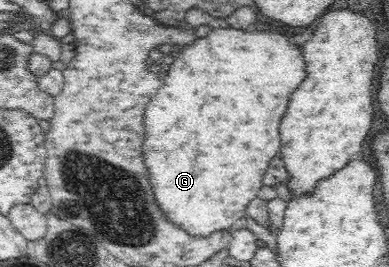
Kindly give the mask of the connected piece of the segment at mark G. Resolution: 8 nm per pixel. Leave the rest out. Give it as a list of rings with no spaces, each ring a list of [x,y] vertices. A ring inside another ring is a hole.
[[[231,27],[211,28],[209,32],[196,36],[195,40],[181,47],[181,50],[174,54],[173,63],[170,64],[169,70],[166,71],[167,76],[163,78],[163,86],[155,91],[155,94],[145,106],[145,124],[147,124],[145,132],[147,134],[145,134],[145,140],[142,144],[145,165],[149,169],[151,188],[160,208],[174,224],[179,224],[190,234],[209,236],[215,230],[229,230],[229,228],[233,228],[233,224],[237,220],[246,218],[245,208],[247,208],[247,202],[261,188],[259,176],[262,178],[263,168],[267,168],[267,160],[275,152],[279,152],[279,124],[281,124],[281,118],[283,118],[283,114],[287,110],[287,100],[289,100],[291,92],[306,77],[306,62],[303,58],[302,46],[293,44],[289,40],[289,36],[285,36],[283,32],[277,32],[277,30],[245,30],[245,28]]]

